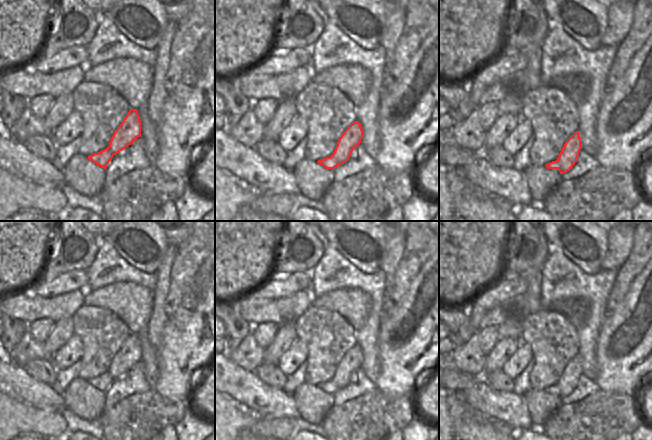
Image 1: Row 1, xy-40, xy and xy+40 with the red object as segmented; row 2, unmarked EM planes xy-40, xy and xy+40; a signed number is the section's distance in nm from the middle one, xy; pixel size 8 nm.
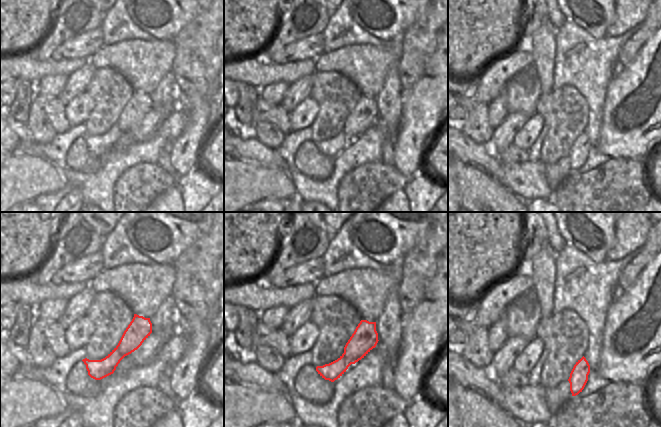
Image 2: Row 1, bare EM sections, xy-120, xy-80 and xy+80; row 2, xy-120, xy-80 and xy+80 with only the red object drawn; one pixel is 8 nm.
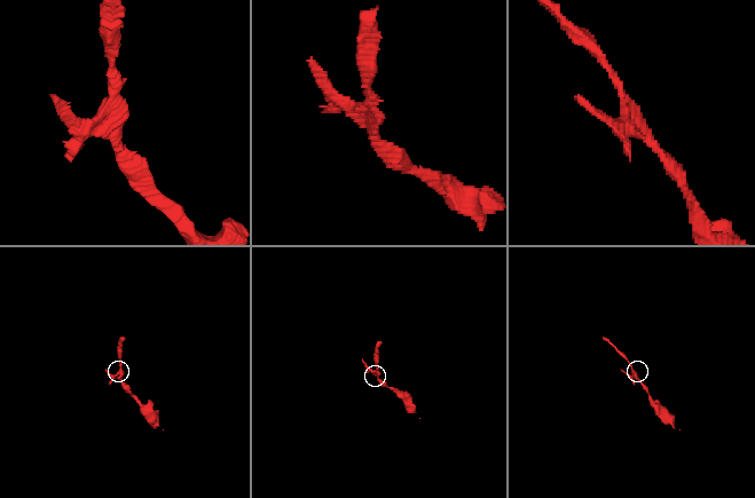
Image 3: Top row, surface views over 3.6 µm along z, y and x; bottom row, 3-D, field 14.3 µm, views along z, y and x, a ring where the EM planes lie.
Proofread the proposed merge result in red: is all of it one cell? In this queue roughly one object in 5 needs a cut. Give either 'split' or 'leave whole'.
leave whole

